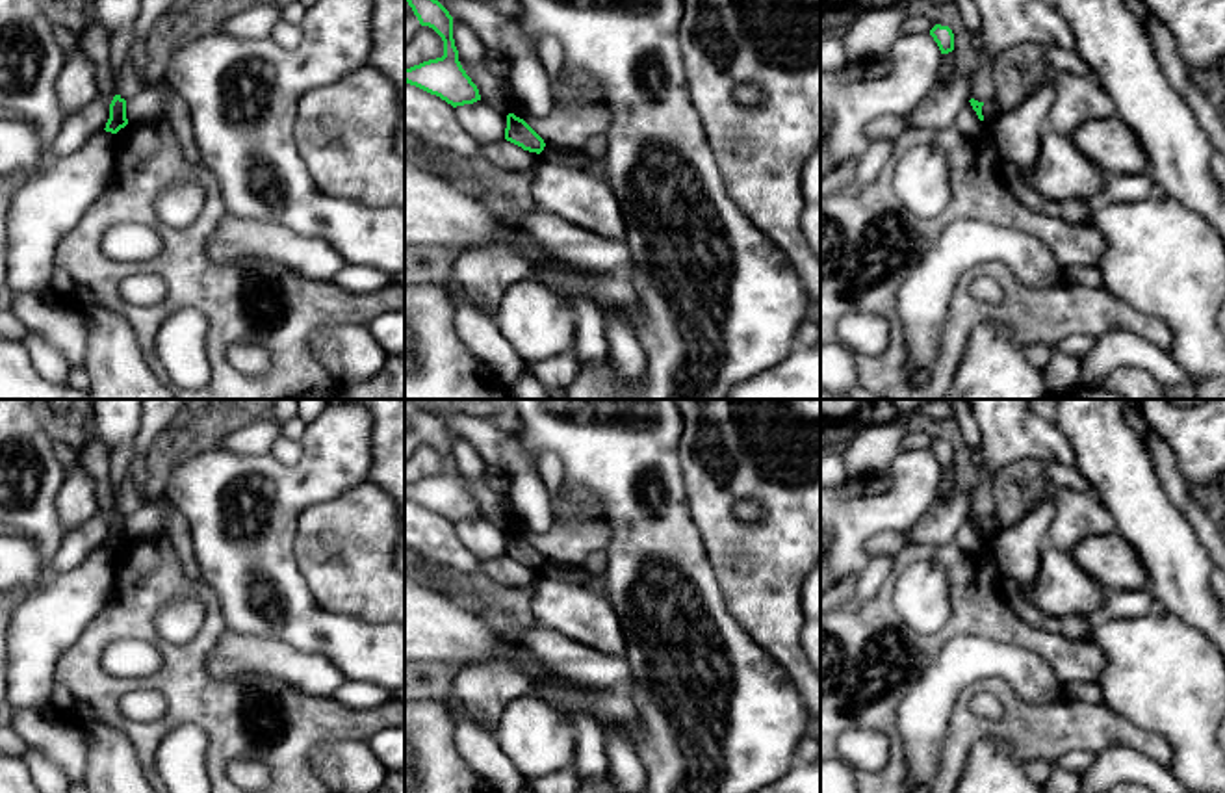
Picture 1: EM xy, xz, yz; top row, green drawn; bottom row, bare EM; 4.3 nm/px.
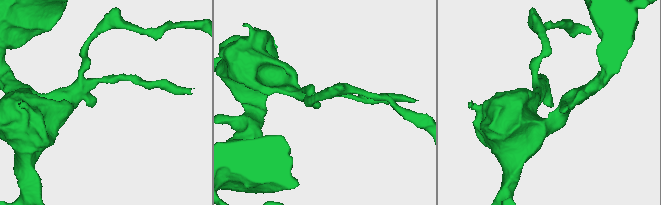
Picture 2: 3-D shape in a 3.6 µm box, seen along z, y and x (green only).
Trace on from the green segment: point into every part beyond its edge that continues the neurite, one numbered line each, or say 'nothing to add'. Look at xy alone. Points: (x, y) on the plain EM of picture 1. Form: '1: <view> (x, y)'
nothing to add

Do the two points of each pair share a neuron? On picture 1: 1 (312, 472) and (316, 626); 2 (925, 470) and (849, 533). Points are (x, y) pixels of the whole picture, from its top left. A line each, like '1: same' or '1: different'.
1: same
2: same

